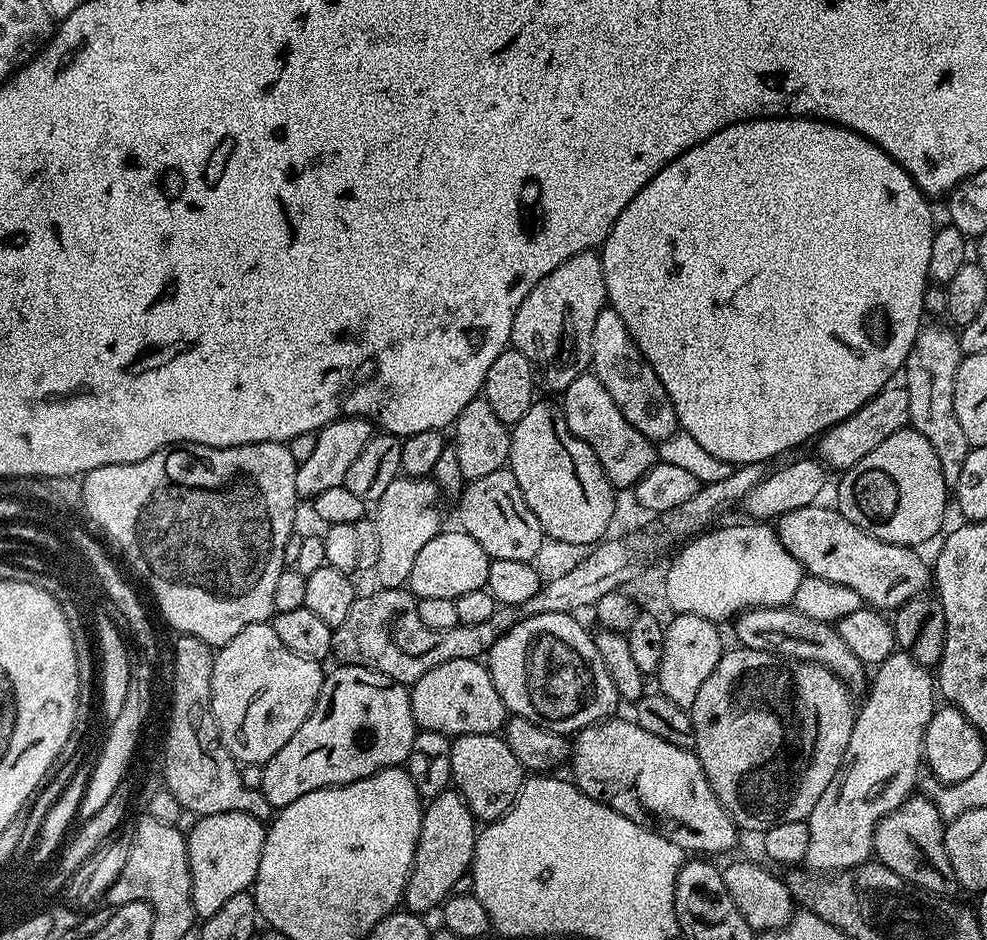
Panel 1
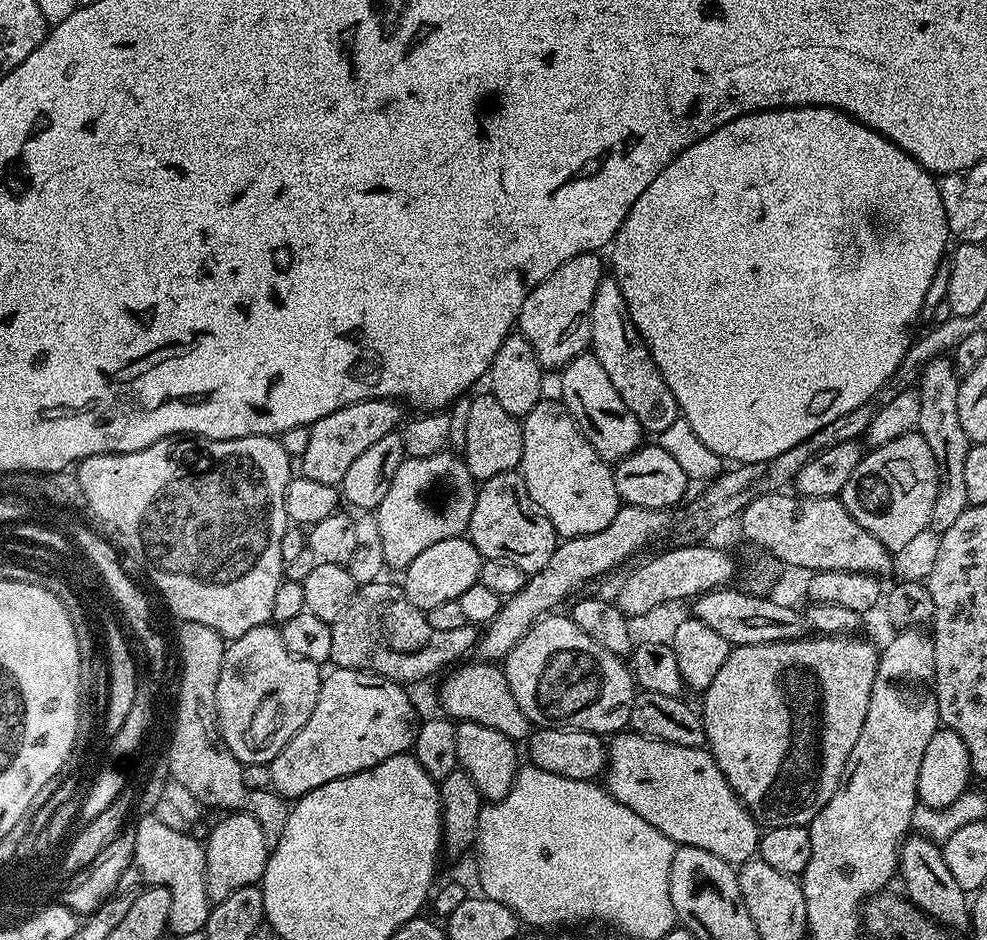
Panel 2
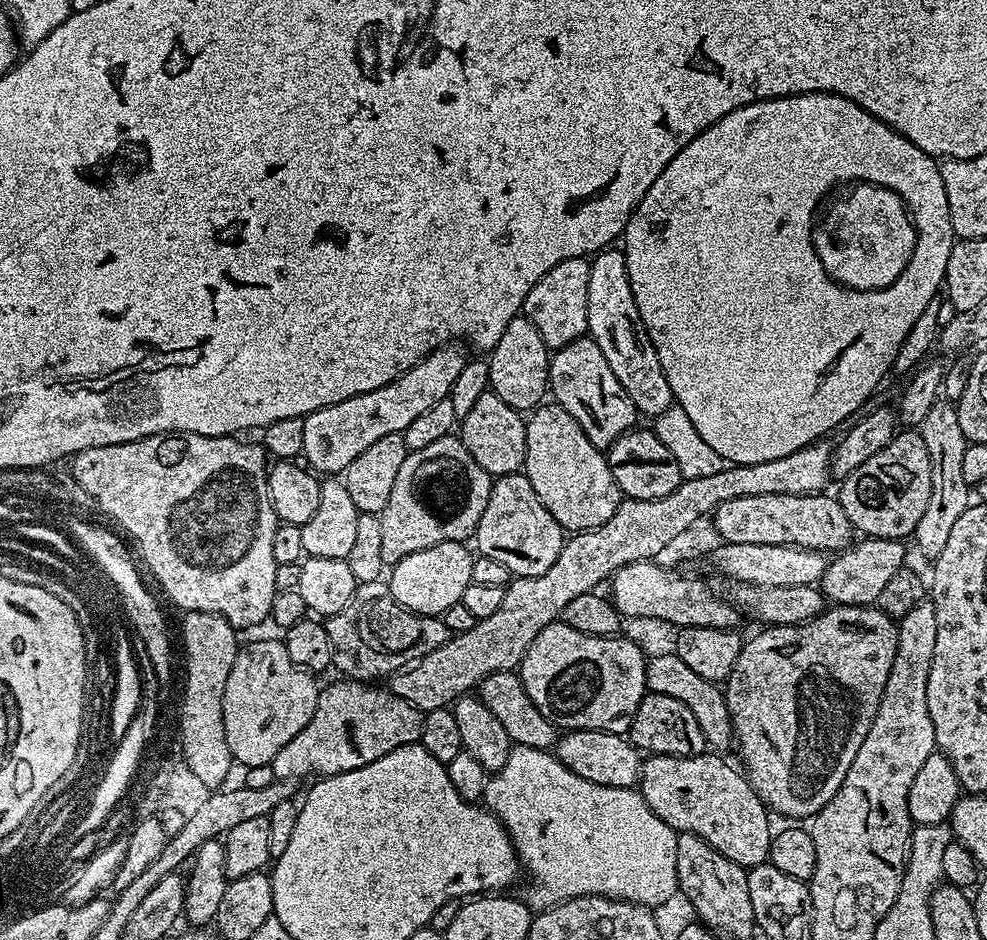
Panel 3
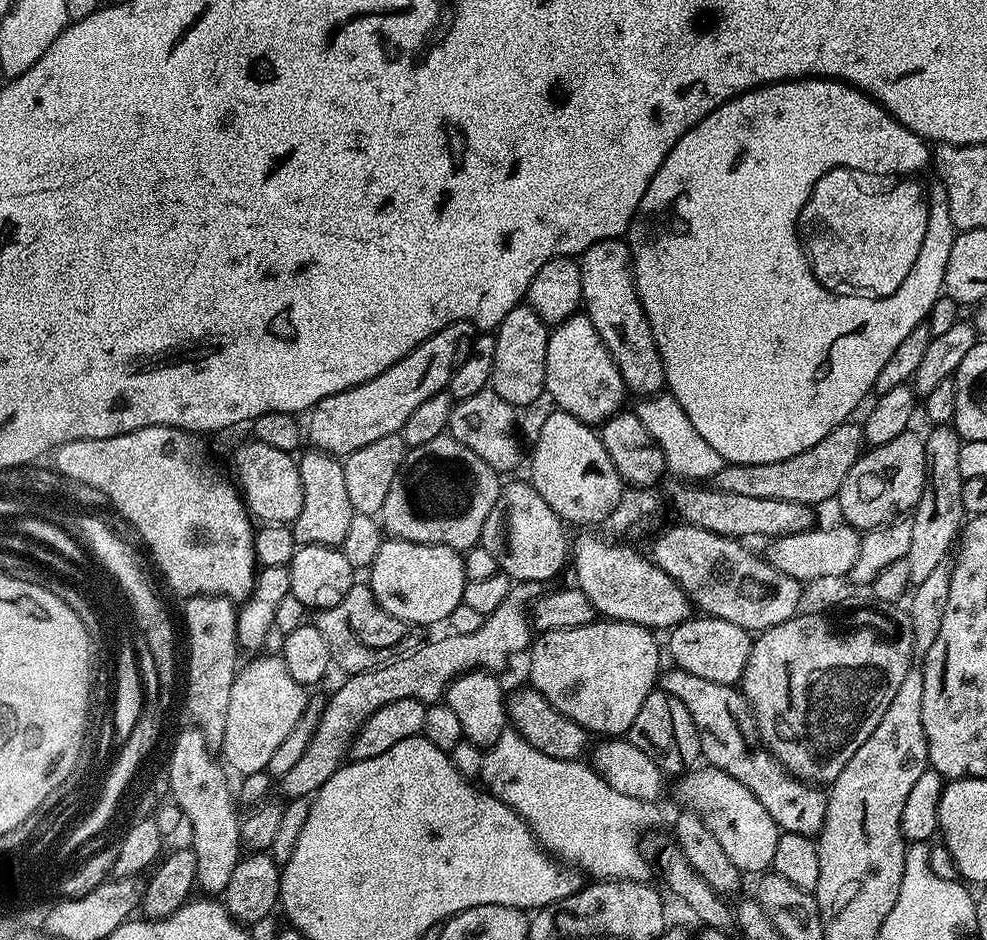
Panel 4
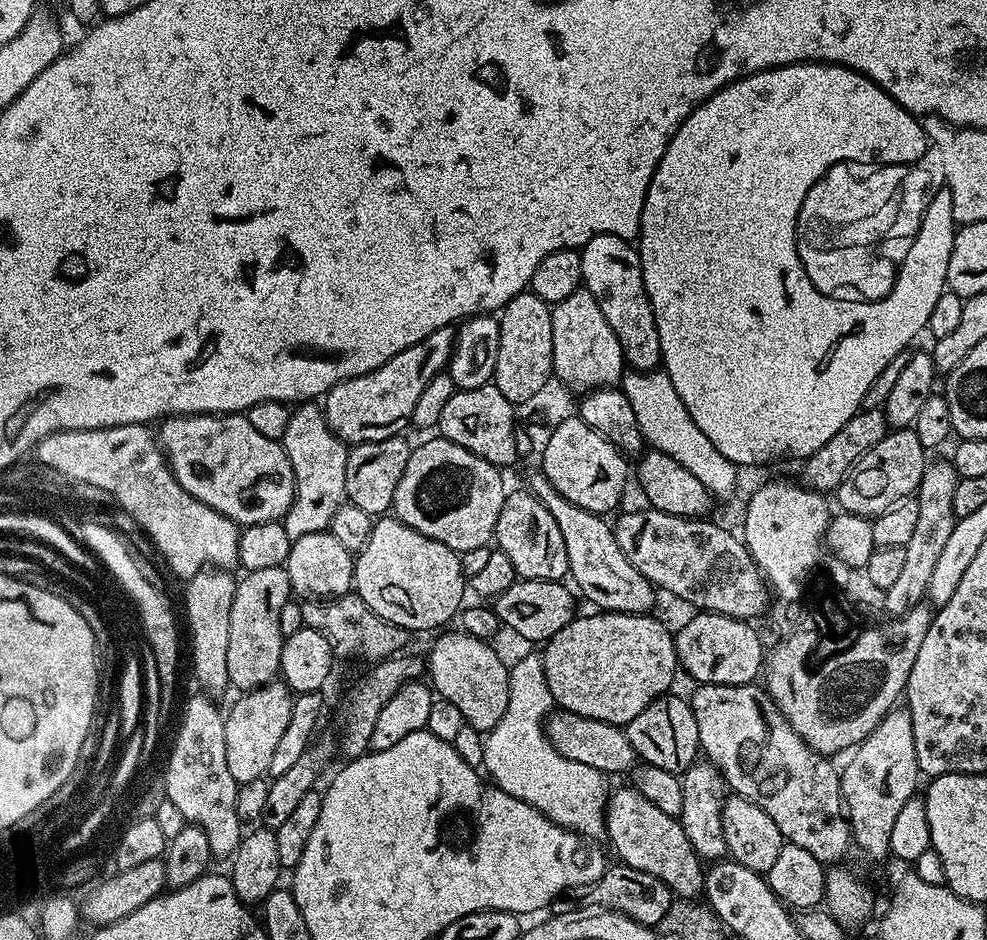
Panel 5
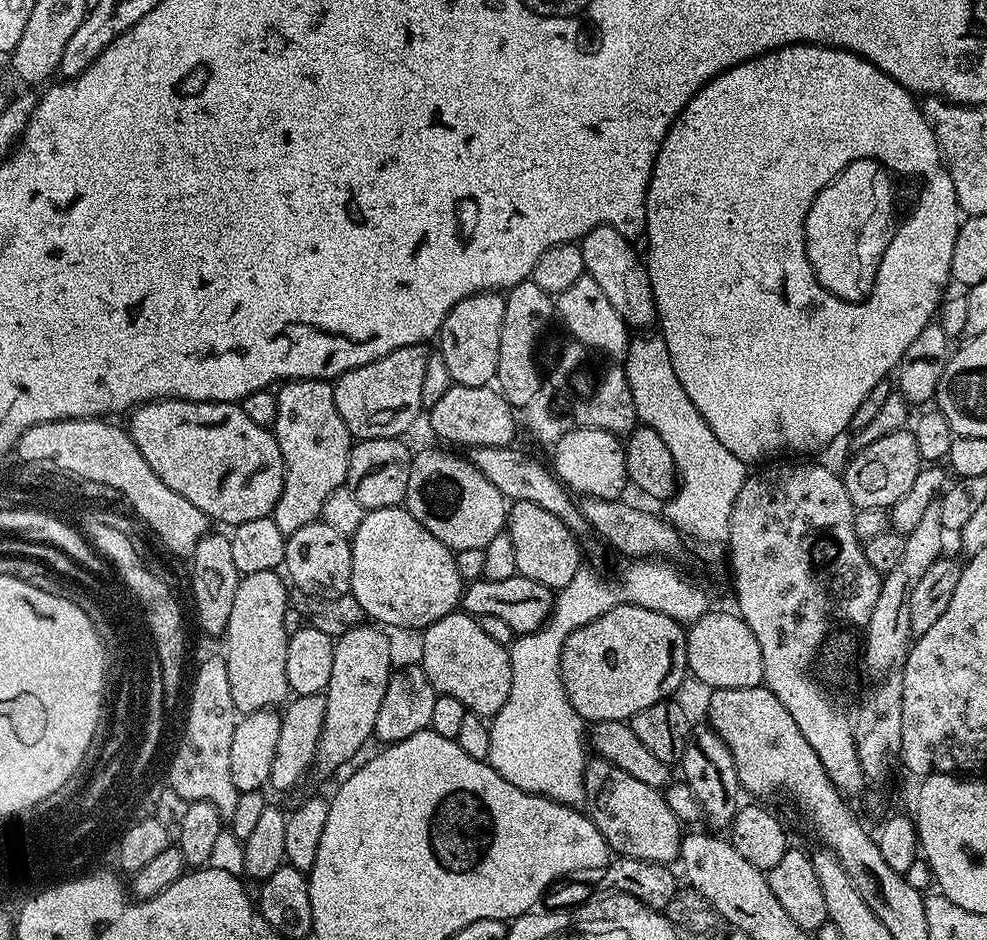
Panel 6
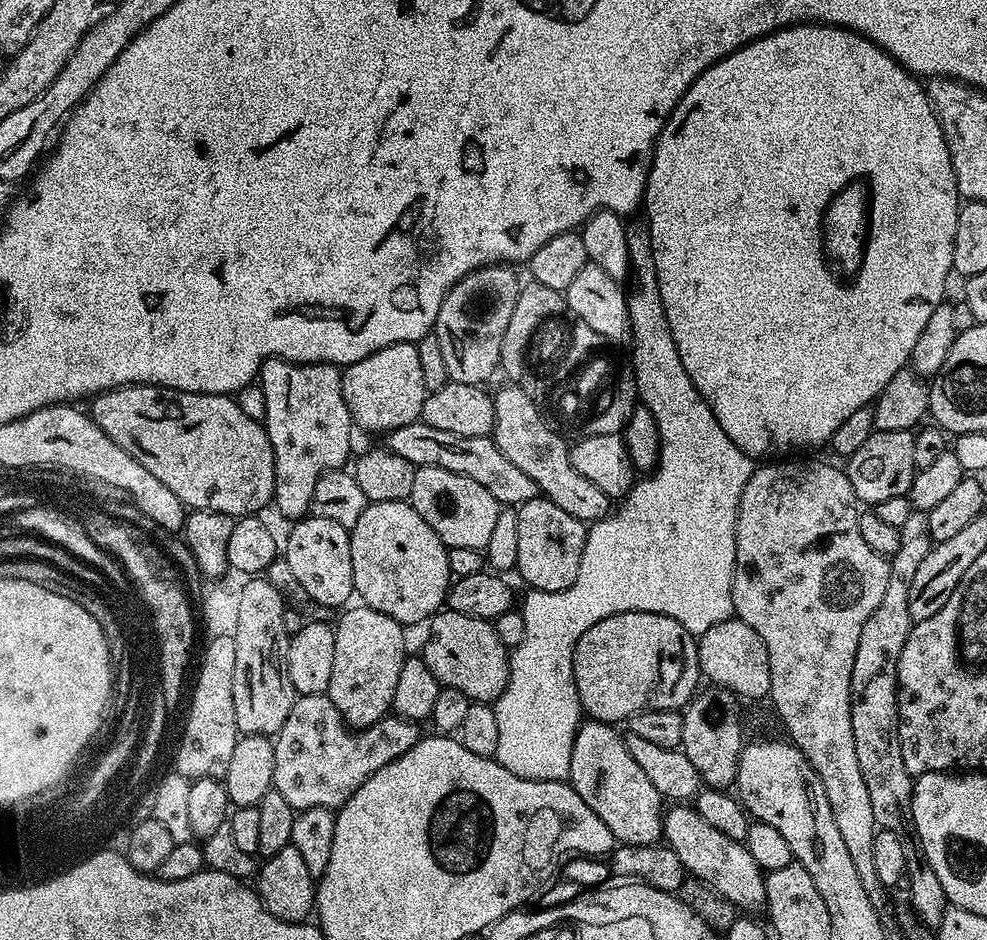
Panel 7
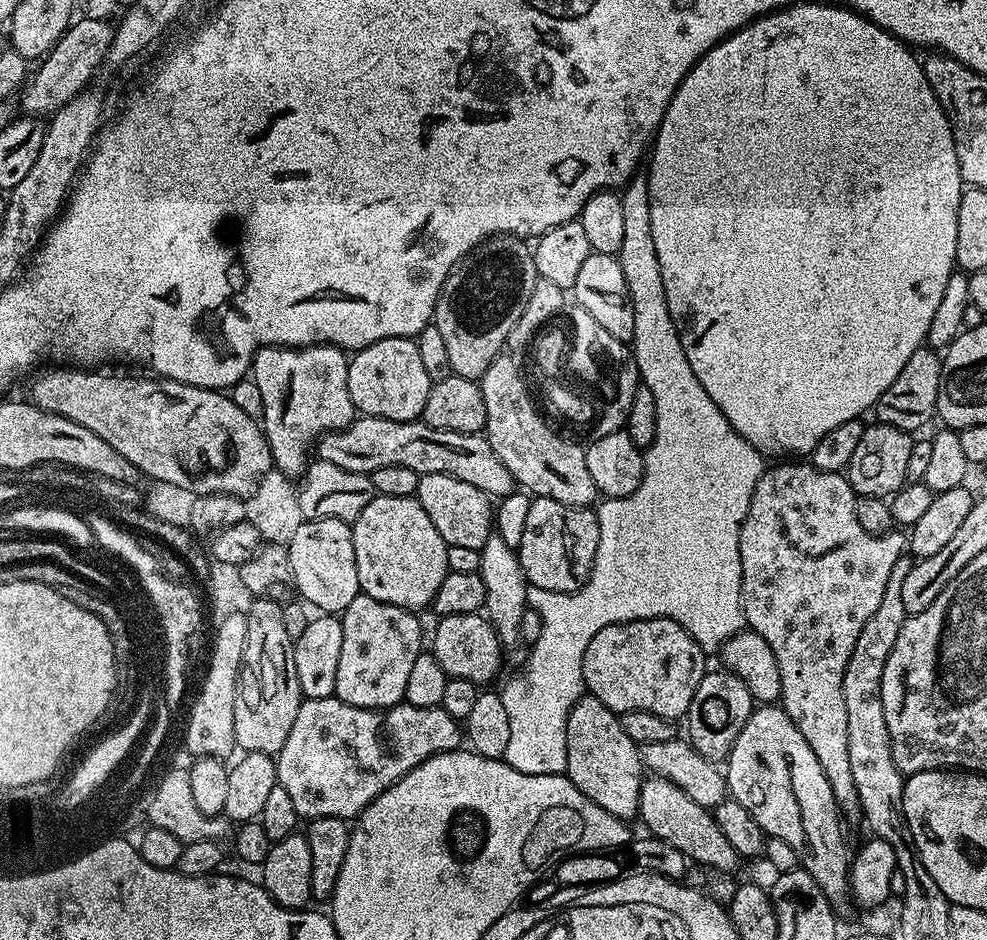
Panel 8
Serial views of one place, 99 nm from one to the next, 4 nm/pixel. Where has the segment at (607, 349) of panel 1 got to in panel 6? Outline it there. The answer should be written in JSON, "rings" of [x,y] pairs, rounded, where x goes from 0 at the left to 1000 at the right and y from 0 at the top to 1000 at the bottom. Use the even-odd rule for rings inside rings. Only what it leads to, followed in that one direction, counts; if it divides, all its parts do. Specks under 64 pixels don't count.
{"rings":[[[616,238],[606,240],[592,250],[587,256],[592,276],[592,288],[595,293],[610,304],[614,317],[618,317],[618,326],[626,330],[626,334],[632,344],[640,351],[657,351],[666,344],[665,322],[659,304],[659,296],[653,278],[643,268],[641,256],[636,255],[630,249],[626,249],[624,243]]]}

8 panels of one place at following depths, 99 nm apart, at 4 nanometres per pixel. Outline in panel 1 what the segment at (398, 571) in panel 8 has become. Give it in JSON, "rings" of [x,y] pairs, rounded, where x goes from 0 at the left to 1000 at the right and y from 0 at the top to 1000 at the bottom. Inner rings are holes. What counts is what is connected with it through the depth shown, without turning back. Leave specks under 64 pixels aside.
{"rings":[[[447,564],[443,570],[436,572],[432,581],[419,594],[419,606],[415,606],[412,624],[418,634],[425,637],[452,636],[461,639],[476,628],[491,624],[494,619],[495,594],[492,585],[480,577],[469,564],[454,566]]]}

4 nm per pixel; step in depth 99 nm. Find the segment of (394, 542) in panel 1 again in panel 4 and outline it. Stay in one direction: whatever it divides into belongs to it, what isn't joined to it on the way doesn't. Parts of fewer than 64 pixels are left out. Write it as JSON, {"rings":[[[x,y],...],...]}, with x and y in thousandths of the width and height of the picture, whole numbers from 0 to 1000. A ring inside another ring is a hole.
{"rings":[[[451,462],[410,484],[409,497],[399,509],[383,549],[394,571],[473,585],[487,578],[492,551],[505,534],[508,518],[508,503],[488,491],[480,479],[472,479],[468,470]]]}

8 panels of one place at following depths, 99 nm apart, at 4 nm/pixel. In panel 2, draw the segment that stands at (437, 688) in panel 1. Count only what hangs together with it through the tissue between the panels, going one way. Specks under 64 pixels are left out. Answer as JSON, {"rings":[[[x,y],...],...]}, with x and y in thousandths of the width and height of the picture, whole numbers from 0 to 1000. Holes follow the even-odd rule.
{"rings":[[[498,704],[481,705],[467,705],[462,709],[467,711],[459,710],[449,720],[451,723],[446,728],[446,749],[450,752],[447,753],[449,761],[462,768],[471,766],[484,768],[484,772],[496,772],[496,777],[505,777],[513,781],[513,785],[517,785],[520,789],[534,788],[537,771],[533,760],[529,760],[529,751],[525,751],[521,738],[517,738],[517,726],[513,726],[510,710]]]}

